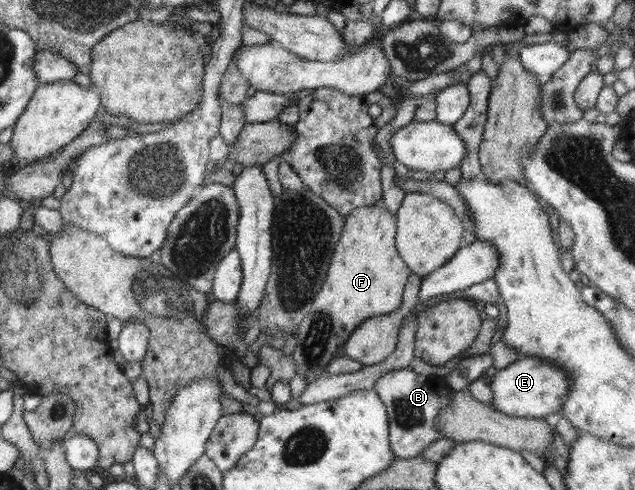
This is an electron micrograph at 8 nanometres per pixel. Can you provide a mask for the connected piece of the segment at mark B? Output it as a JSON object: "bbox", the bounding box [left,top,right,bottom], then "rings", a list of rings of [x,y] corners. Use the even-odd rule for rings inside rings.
{"bbox":[373,367,455,459],"rings":[[[405,367],[390,371],[376,381],[373,390],[386,407],[390,430],[390,449],[396,458],[408,459],[420,456],[431,443],[442,439],[444,434],[438,430],[440,412],[450,405],[455,390],[438,375],[418,375]]]}

